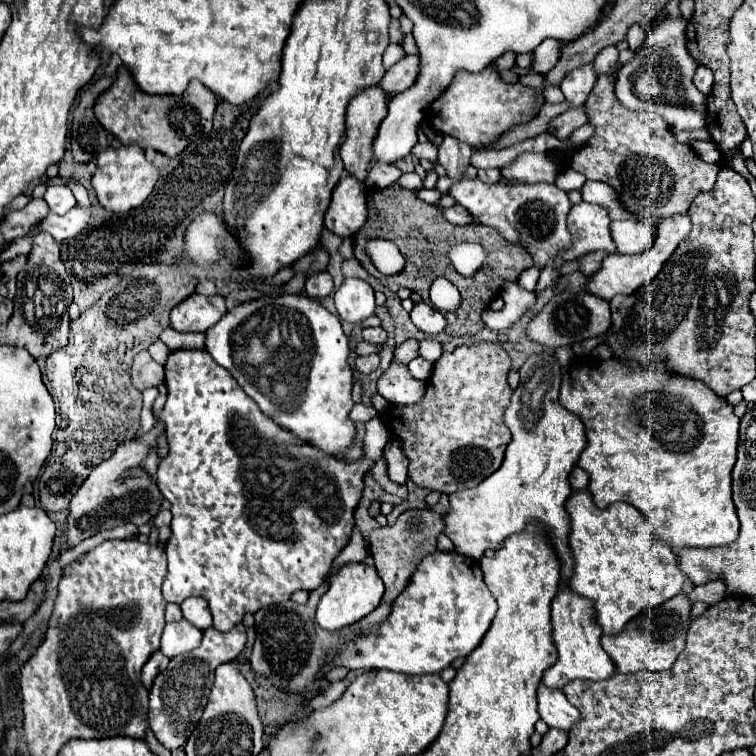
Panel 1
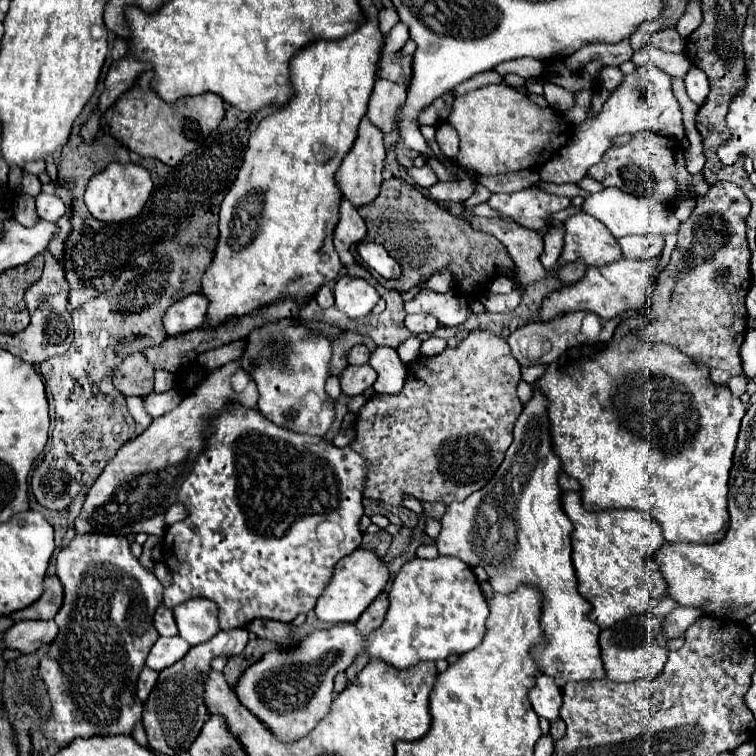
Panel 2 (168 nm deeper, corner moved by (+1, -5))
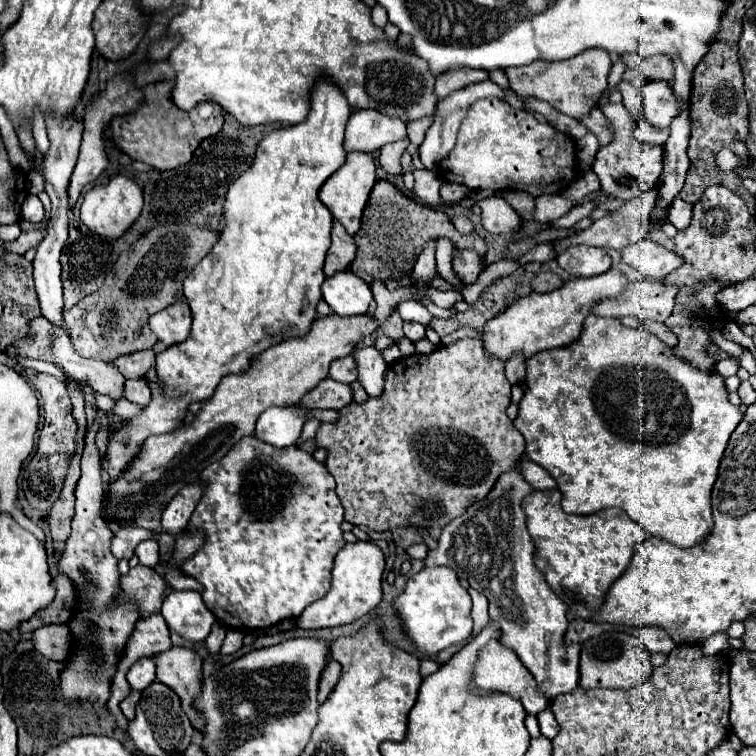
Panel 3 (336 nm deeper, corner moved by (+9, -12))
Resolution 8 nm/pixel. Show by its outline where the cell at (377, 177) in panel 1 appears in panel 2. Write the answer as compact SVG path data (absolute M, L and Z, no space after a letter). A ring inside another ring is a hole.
M425 165L425 167L409 167L405 169L411 177L413 177L413 181L417 183L417 185L421 185L423 189L427 189L427 187L431 187L433 183L437 183L437 177L435 177L435 173L431 171L431 167L429 165Z

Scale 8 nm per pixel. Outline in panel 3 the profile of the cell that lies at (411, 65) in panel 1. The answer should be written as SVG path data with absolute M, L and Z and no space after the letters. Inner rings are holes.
M357 110L345 128L345 152L375 152L389 142L407 138L405 124L373 110Z

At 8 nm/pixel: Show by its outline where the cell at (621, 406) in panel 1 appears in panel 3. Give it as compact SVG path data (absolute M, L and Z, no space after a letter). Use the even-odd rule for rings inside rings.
M587 316L583 332L579 340L565 348L555 348L549 352L539 352L533 358L527 360L527 376L521 384L523 398L519 402L519 414L513 420L513 426L523 434L525 438L525 456L533 460L535 464L543 466L557 482L557 488L561 490L561 508L569 514L593 514L609 506L617 506L625 510L649 536L659 536L675 546L689 548L693 544L699 544L713 526L711 516L711 488L717 478L719 460L725 452L727 440L731 432L737 428L737 424L743 420L743 412L733 406L727 400L727 388L725 378L719 372L705 372L689 364L687 360L681 360L673 354L671 348L667 348L657 336L653 336L647 330L633 330L623 326L615 318L601 318L601 316Z

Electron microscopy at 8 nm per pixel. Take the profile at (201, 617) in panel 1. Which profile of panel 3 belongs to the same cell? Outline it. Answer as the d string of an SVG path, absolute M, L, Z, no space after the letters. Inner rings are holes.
M171 592L161 610L167 626L187 640L201 642L211 632L215 616L205 606L199 592Z

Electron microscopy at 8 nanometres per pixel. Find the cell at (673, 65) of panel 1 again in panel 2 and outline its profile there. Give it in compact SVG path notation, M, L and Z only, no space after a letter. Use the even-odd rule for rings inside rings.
M641 65L631 75L625 75L623 83L605 101L601 113L595 119L587 119L577 125L573 137L545 165L539 167L539 177L551 183L575 183L583 179L587 175L587 169L595 165L611 147L611 137L637 131L655 131L677 139L681 139L685 131L681 121L681 107L671 89L671 75L655 65Z

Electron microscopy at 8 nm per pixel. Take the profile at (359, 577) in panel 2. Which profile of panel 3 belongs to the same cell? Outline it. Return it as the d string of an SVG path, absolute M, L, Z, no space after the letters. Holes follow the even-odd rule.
M357 540L353 544L345 544L339 554L335 556L333 566L333 580L331 590L317 600L315 604L309 604L303 614L297 618L297 626L301 628L327 628L327 626L341 626L349 624L361 616L365 616L369 610L373 610L381 602L381 576L385 570L385 554L379 546Z

